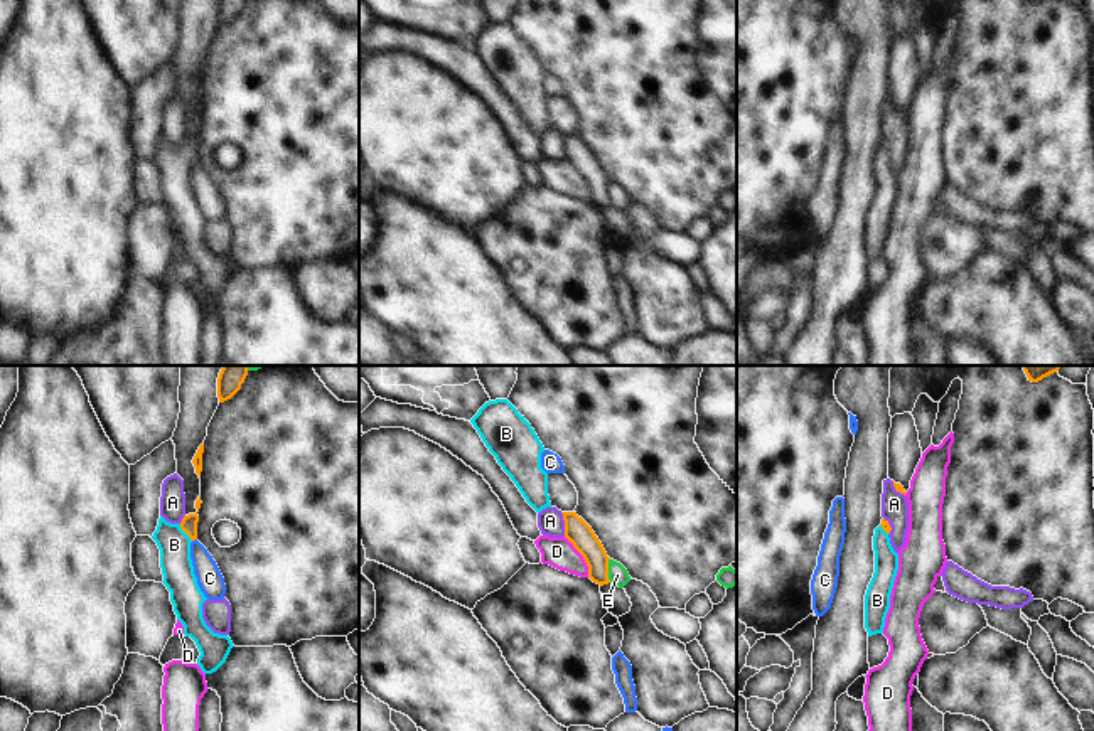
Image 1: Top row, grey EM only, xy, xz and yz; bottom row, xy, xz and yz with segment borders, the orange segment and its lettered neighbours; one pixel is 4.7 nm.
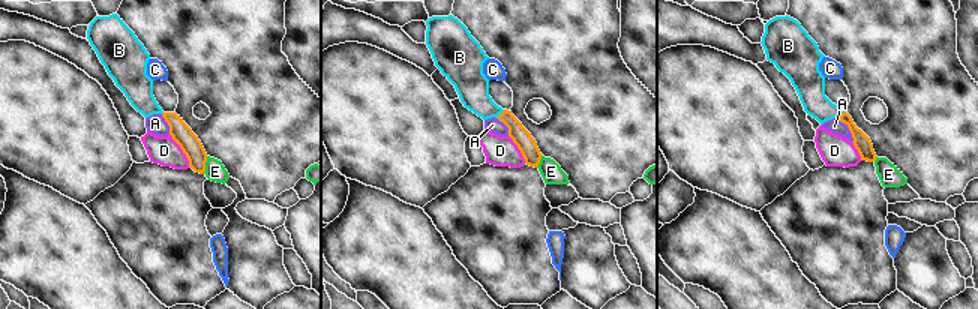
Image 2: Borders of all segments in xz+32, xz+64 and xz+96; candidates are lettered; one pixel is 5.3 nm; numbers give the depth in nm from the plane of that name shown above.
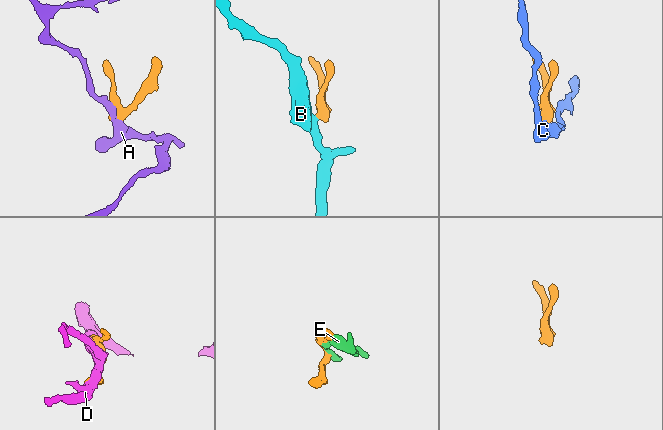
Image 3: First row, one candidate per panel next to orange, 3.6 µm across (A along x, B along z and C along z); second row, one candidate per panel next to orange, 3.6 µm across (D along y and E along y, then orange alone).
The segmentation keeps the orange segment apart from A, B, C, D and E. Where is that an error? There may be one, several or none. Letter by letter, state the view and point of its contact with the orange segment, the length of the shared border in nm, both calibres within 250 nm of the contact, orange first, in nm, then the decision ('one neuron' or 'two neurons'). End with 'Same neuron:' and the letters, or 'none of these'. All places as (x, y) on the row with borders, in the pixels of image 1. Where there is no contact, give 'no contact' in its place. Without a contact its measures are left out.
A: contact xz (565, 524); length 120 nm; calibres 120 and 130 nm; two neurons
B: contact xy (184, 531); length 110 nm; calibres 80 and 150 nm; one neuron
C: contact xy (194, 539); length 30 nm; calibres 80 and 120 nm; two neurons
D: contact xz (582, 554); length 240 nm; calibres 120 and 140 nm; two neurons
E: contact xz (607, 570); length 120 nm; calibres 120 and 90 nm; two neurons
Same neuron: B

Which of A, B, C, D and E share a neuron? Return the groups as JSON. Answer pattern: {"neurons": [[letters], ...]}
{"neurons": [["A"], ["B"], ["C"], ["D"], ["E"]]}

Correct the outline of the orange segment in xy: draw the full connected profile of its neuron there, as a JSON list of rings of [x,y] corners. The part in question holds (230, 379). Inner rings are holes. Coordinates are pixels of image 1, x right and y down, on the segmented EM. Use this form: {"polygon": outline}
{"polygon": [[[223,366],[217,377],[219,403],[231,399],[241,389],[246,376],[248,366]]]}

